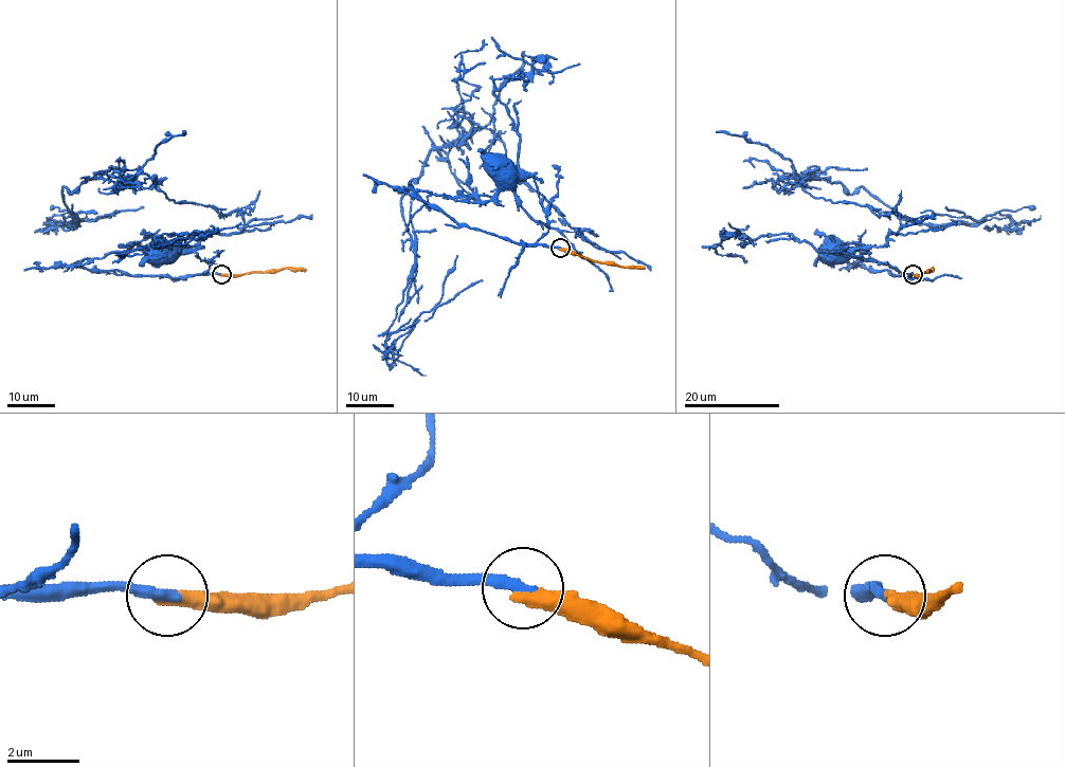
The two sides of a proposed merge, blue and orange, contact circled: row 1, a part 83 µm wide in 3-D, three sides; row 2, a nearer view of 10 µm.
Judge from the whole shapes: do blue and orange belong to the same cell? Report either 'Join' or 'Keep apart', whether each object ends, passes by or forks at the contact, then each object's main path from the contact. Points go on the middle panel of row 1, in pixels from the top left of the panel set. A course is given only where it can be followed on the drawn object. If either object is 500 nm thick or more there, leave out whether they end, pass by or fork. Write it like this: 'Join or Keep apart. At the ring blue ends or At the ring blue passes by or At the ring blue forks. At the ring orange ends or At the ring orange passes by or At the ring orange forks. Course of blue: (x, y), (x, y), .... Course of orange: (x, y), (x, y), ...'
Keep apart. At the ring blue ends. At the ring orange ends. Course of blue: (561, 249), (419, 197), (510, 189), (583, 236), (472, 121), (401, 197), (414, 265), (387, 347), (456, 255). Course of orange: (561, 249), (593, 260), (645, 269)

